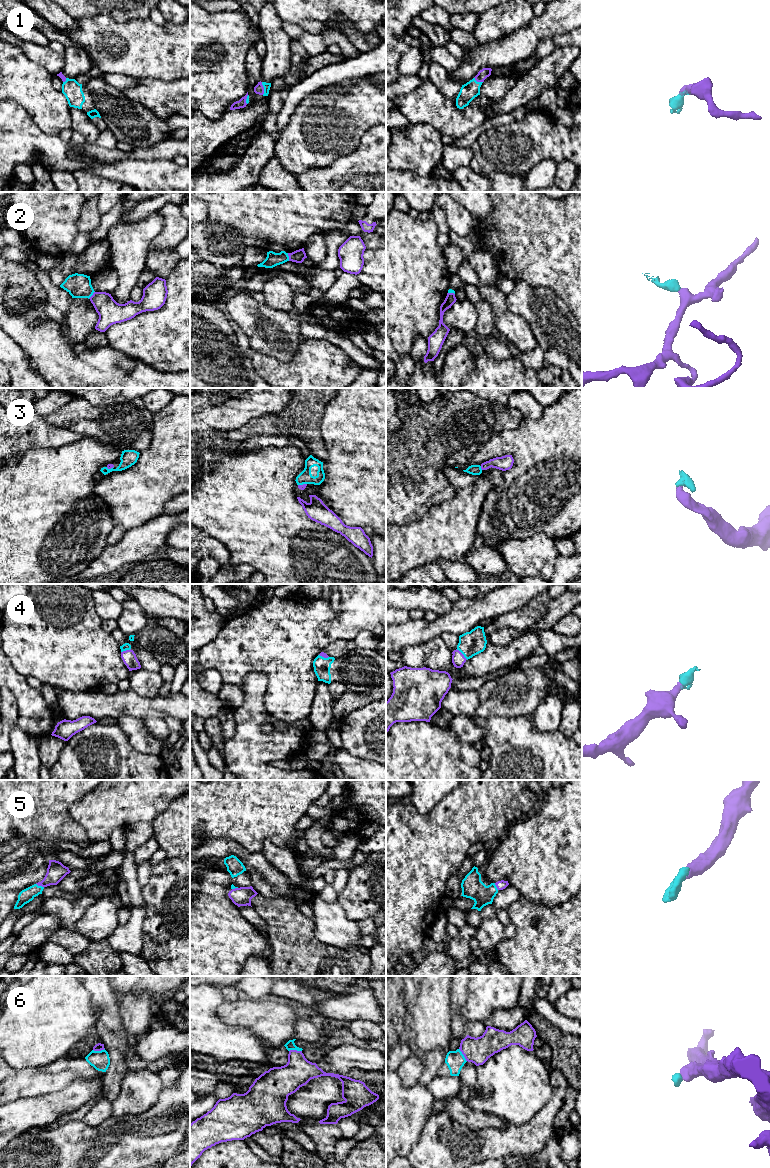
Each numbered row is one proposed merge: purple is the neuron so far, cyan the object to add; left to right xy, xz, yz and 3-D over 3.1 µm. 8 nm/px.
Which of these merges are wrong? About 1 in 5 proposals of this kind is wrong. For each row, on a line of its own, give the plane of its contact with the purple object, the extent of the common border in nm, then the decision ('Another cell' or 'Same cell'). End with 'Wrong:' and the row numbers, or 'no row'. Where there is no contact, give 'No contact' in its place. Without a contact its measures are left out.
1: Touches purple in xz. Shared border 110 nm. Same cell
2: Touches purple in xz. Shared border 70 nm. Another cell
3: Touches purple in yz. Shared border 40 nm. Same cell
4: Touches purple in yz. Shared border 130 nm. Same cell
5: Touches purple in xy. Shared border 70 nm. Same cell
6: Touches purple in xz. Shared border 100 nm. Same cell
Wrong: 2

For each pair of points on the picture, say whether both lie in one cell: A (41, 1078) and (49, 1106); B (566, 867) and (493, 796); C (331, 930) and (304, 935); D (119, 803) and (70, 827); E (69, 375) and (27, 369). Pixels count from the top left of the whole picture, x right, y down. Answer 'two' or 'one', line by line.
A: two
B: two
C: two
D: two
E: two

